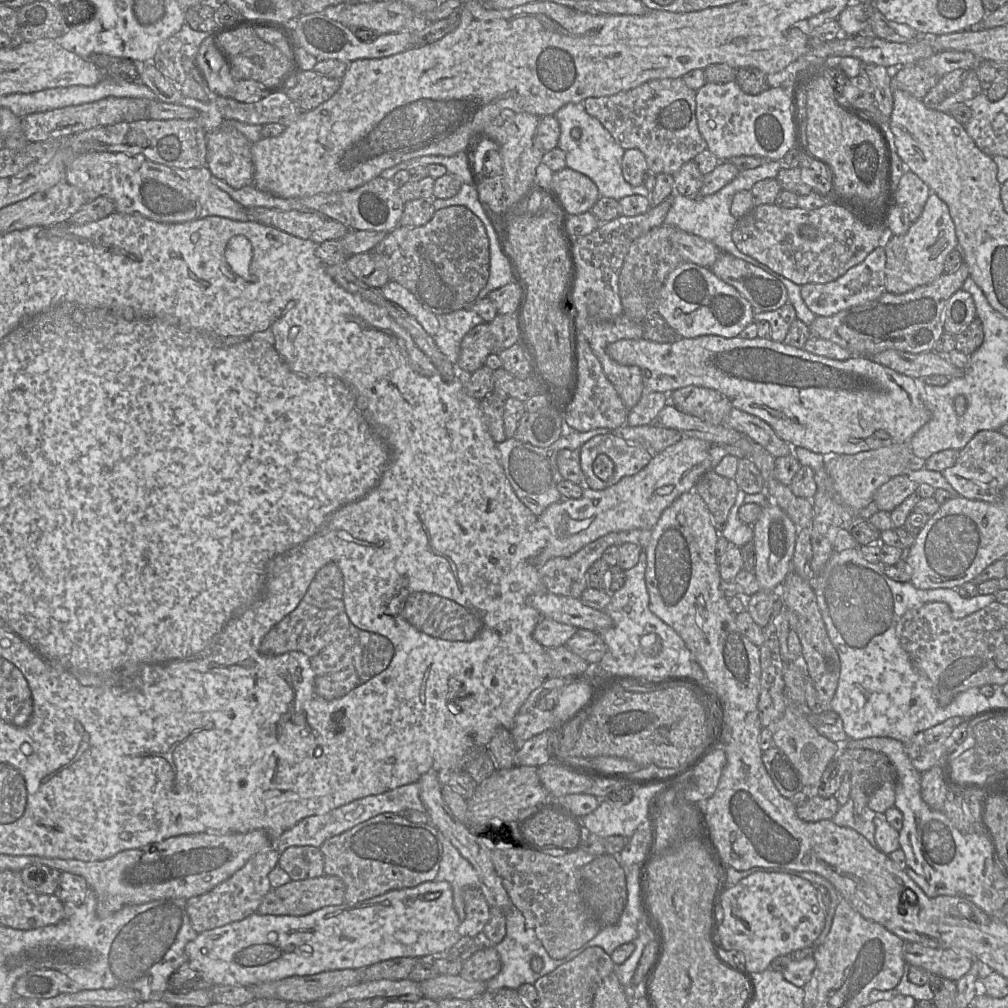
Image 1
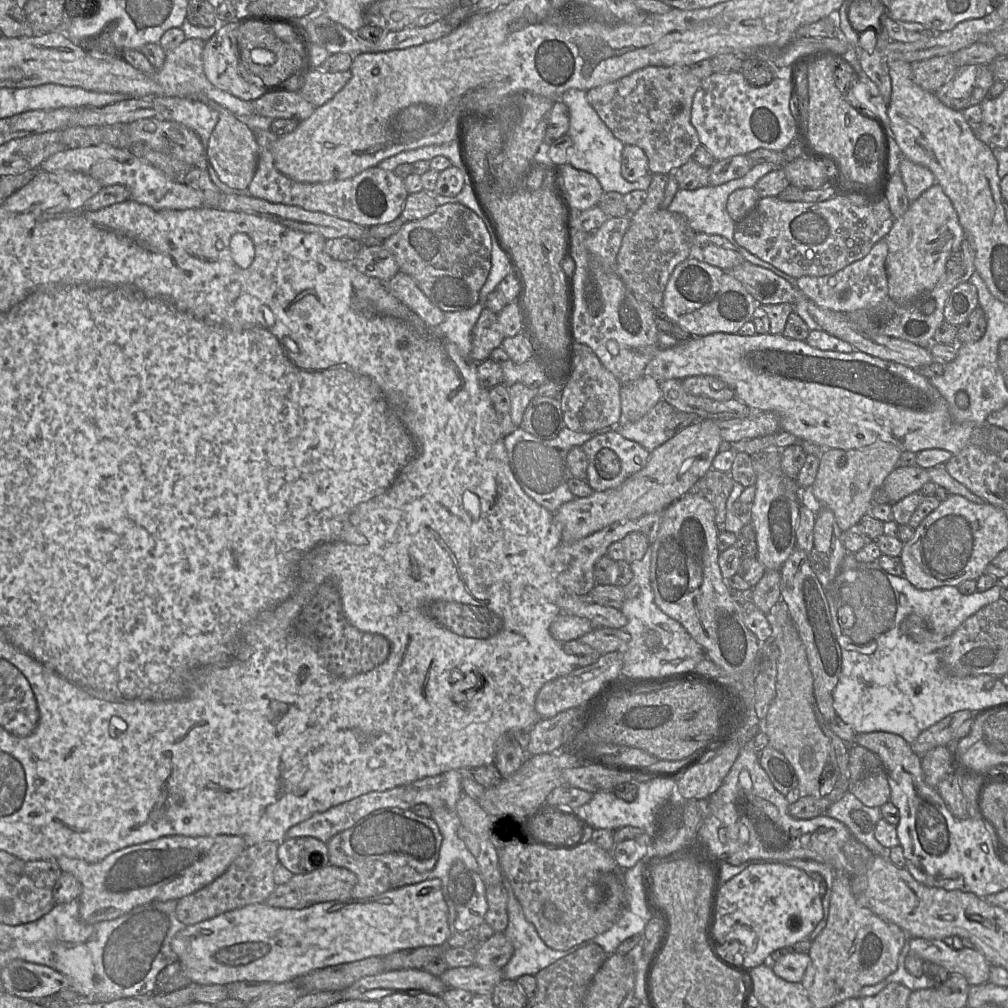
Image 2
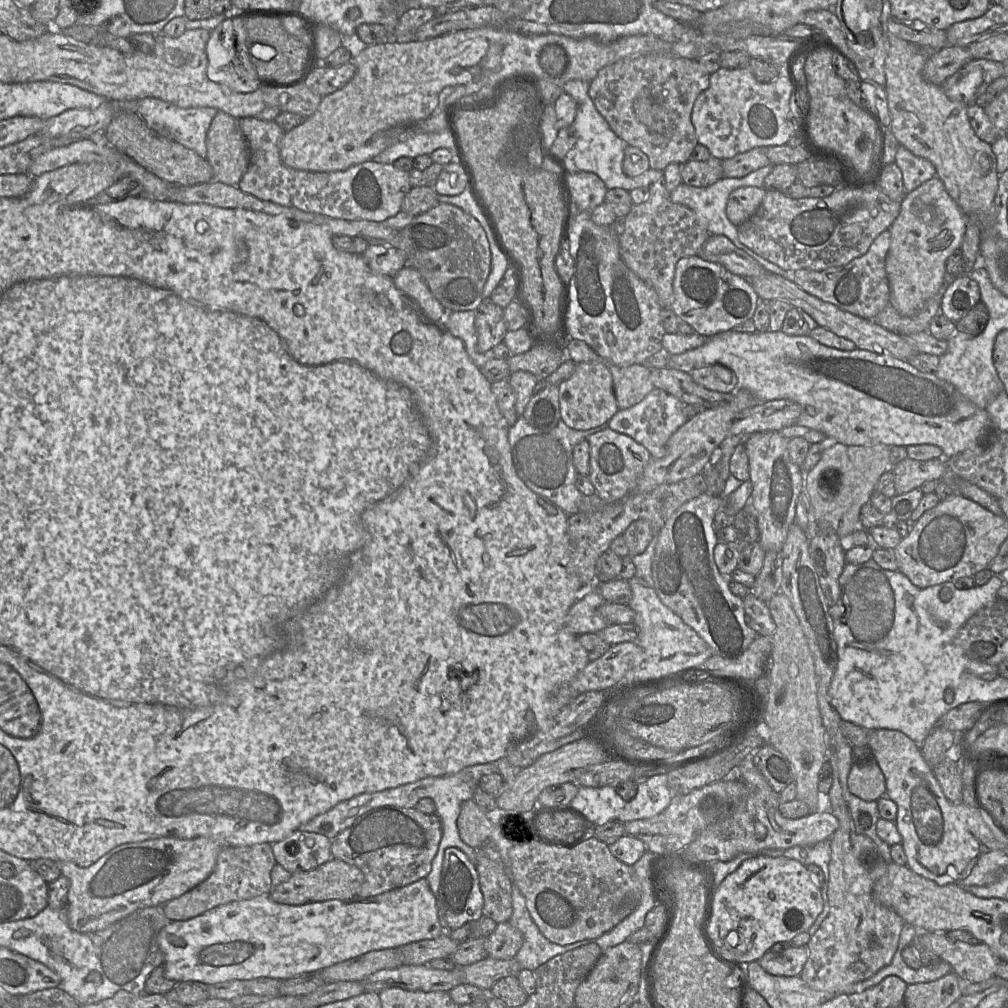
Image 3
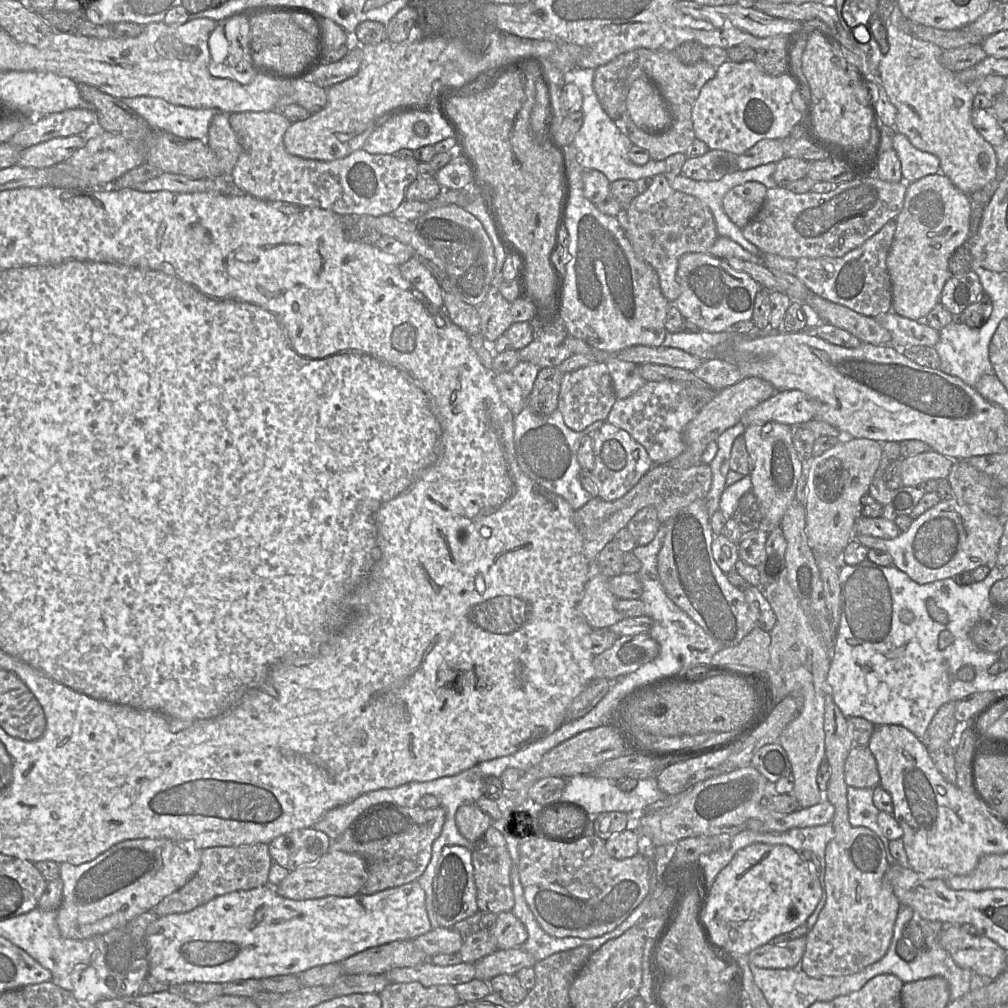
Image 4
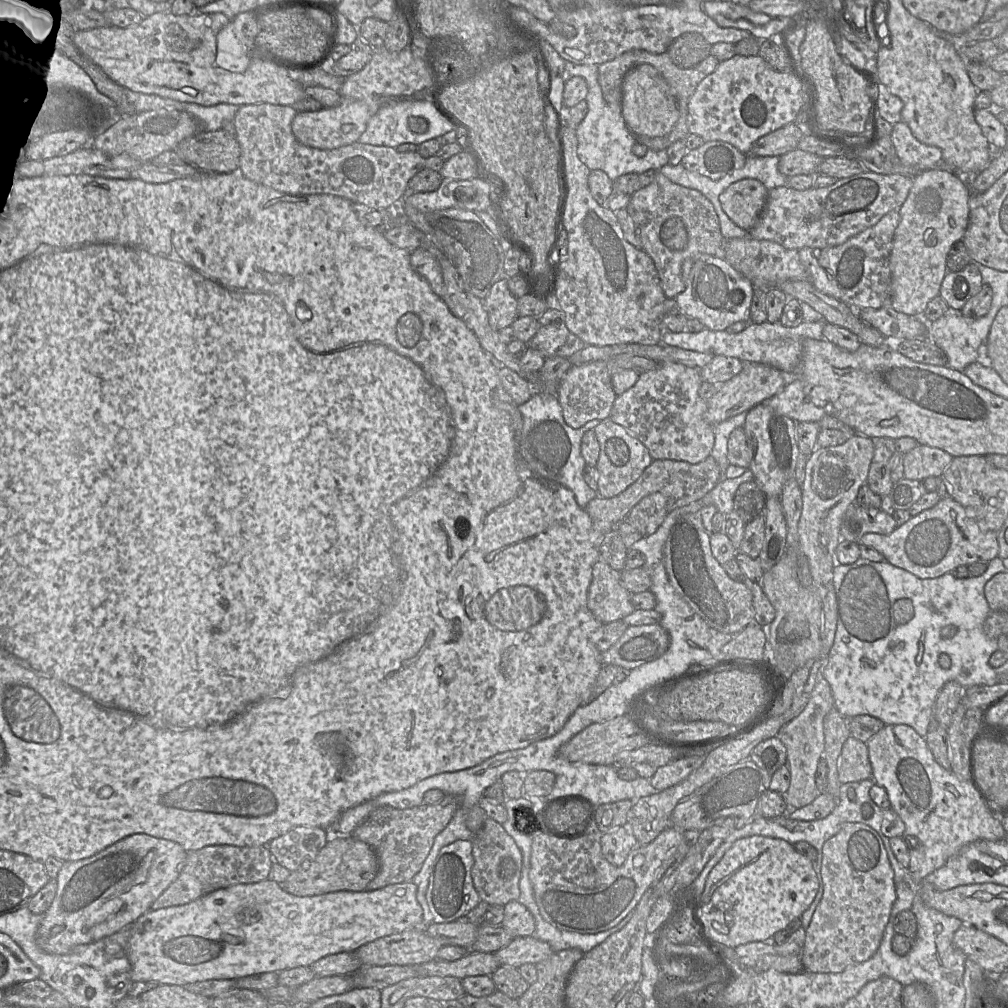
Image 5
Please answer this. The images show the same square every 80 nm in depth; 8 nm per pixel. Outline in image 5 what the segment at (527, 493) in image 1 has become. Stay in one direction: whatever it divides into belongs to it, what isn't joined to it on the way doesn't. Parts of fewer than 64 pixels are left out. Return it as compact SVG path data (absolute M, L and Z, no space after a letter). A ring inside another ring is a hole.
M538 391L518 407L523 418L519 441L523 462L536 478L570 489L577 504L584 508L590 500L598 496L598 492L591 489L583 478L586 462L581 455L581 439L585 432L594 429L601 420L590 420L580 428L570 427L564 420L556 392L551 391Z

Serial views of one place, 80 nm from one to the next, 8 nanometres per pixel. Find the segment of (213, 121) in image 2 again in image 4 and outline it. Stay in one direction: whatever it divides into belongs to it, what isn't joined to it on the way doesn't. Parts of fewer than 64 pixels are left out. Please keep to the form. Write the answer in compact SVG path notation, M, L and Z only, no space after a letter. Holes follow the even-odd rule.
M137 96L123 102L140 115L154 130L171 133L186 139L198 139L208 143L208 130L212 118L221 110L217 108L190 108L174 105L159 97Z

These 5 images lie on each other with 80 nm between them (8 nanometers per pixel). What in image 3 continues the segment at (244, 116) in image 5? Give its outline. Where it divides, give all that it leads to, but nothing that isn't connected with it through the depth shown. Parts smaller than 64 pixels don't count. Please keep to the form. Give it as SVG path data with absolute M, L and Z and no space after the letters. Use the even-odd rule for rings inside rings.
M249 116L240 118L239 125L248 143L250 161L237 187L258 199L338 219L383 222L401 210L404 197L412 188L409 172L374 160L333 172L291 168L281 160L280 142L285 131L274 120Z

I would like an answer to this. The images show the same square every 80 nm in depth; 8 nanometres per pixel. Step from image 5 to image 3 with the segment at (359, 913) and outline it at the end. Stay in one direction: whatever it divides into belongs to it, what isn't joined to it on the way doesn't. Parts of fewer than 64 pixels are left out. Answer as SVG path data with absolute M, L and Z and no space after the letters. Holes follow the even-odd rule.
M426 878L369 898L309 902L288 905L275 902L269 893L218 906L187 920L167 923L159 932L158 945L164 955L163 975L176 982L199 981L217 984L261 977L282 981L355 958L367 952L397 949L412 942L434 939L444 932L438 917L435 895Z

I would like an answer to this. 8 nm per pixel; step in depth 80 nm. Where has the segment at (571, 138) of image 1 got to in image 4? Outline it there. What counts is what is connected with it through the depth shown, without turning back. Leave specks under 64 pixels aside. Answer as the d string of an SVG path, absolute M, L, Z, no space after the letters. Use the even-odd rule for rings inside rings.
M573 68L563 74L563 84L574 84L583 96L581 111L583 123L575 135L573 145L576 149L576 158L584 170L598 170L602 172L610 182L619 179L637 181L641 178L653 178L655 175L664 174L665 160L649 160L644 165L633 164L628 157L633 145L603 110L597 95L593 89L595 69Z

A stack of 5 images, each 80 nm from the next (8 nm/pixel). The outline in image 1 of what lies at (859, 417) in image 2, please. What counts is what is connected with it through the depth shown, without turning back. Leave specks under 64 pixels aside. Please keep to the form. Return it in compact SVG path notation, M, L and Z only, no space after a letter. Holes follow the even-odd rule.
M703 335L658 343L644 338L621 339L607 346L608 355L623 365L641 369L646 390L671 393L694 385L714 389L727 396L733 408L754 415L769 424L792 447L803 447L828 455L857 454L893 444L910 443L931 414L923 403L917 379L876 363L870 357L834 360L818 356L770 338L744 339Z

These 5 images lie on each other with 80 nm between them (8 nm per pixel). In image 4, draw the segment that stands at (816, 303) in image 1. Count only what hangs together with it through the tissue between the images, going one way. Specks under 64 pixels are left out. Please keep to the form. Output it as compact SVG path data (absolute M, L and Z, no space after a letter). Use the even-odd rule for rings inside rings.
M890 220L861 246L842 257L802 257L794 275L814 294L862 315L877 318L891 310L892 285L887 271L887 255L892 245L896 221Z

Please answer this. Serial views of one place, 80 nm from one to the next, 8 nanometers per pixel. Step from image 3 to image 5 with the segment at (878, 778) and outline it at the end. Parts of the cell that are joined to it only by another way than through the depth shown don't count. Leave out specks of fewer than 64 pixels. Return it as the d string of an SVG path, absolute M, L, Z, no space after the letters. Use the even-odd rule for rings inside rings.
M853 736L846 740L838 761L838 773L842 784L873 778L867 743Z

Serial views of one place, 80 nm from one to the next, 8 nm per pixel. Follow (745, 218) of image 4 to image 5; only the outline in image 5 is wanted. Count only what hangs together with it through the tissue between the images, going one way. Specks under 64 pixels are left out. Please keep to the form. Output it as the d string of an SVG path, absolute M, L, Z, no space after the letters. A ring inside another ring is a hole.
M744 178L732 183L719 196L724 212L745 231L754 226L767 198L767 188L754 178Z

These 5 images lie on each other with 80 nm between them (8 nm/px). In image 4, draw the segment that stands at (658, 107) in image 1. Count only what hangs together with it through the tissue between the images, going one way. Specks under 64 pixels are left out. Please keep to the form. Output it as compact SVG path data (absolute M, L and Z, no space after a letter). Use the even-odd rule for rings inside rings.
M637 48L596 68L593 89L605 113L632 144L644 148L651 160L661 161L676 153L686 154L696 139L691 119L692 108L702 87L715 76L716 70L706 61L686 65L680 62L672 52ZM638 78L647 78L655 84L670 111L671 124L663 132L648 133L641 130L627 112L627 94L631 84Z

